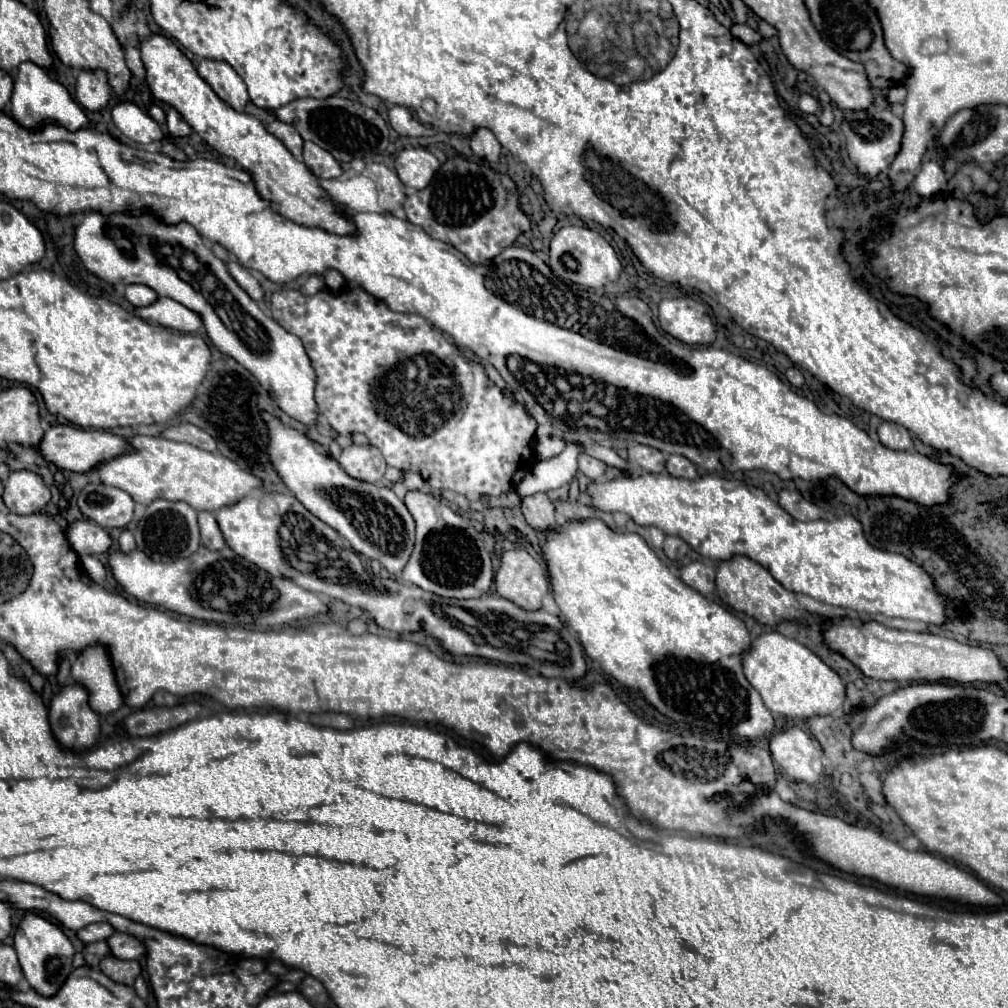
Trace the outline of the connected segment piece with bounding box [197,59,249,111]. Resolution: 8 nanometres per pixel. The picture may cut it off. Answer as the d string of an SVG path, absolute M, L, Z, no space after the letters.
M201 59L197 65L197 73L213 87L213 91L229 103L235 111L243 111L249 95L243 79L227 61L217 59Z

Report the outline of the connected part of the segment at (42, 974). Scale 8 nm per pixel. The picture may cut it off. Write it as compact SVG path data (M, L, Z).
M27 913L21 919L21 923L15 931L15 951L17 951L19 963L21 963L23 975L29 981L31 989L35 989L43 997L53 997L71 973L71 961L75 955L71 941L65 937L65 933L59 927L45 921L37 913Z

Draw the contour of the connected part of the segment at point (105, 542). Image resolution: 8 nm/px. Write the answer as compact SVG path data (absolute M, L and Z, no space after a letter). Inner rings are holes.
M87 519L73 521L67 527L67 541L71 541L77 555L99 555L111 547L107 531Z

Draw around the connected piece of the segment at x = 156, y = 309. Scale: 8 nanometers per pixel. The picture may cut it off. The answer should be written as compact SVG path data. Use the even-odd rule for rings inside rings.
M159 297L153 305L137 309L137 315L143 317L145 321L153 321L181 333L195 333L203 327L201 317L197 313L169 297Z

